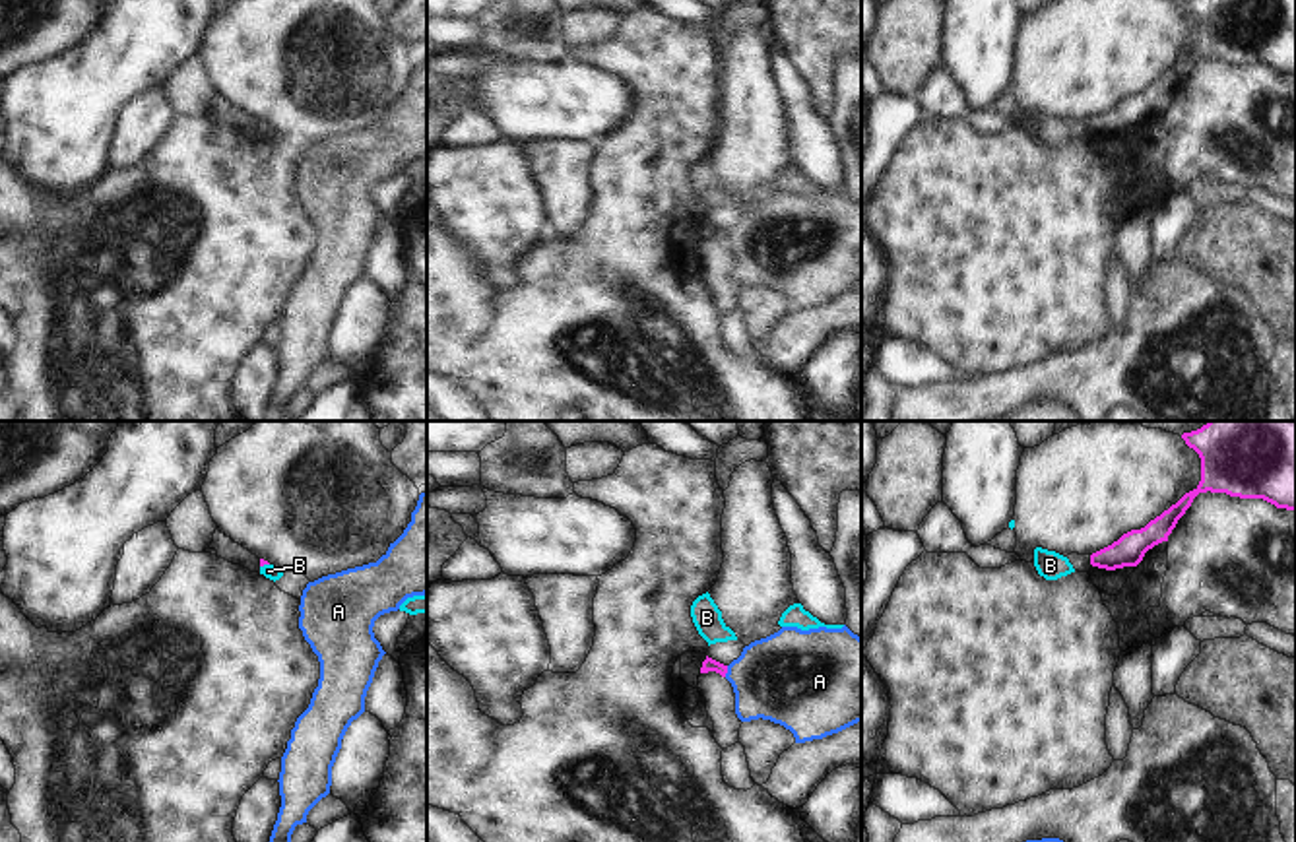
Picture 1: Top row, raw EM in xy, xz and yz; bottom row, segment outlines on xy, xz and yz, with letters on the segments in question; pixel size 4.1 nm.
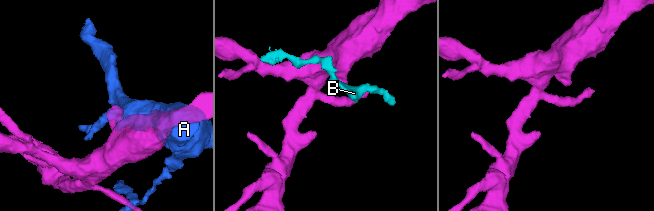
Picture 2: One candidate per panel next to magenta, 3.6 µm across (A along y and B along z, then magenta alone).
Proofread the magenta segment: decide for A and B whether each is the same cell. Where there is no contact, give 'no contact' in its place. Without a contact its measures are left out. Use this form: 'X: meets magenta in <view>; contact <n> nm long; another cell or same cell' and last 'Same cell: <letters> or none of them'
A: meets magenta in xz; contact 50 nm long; another cell
B: meets magenta in xy; contact 40 nm long; another cell
Same cell: none of them

